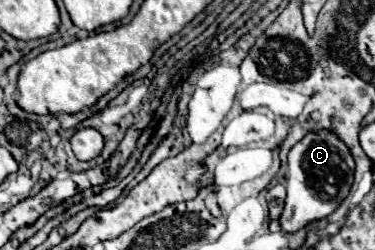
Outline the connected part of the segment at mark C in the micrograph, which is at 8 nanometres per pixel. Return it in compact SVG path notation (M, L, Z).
M331 131L307 133L299 143L295 143L287 155L287 197L285 209L279 217L281 231L295 233L309 223L331 215L339 207L337 199L345 199L349 195L353 169L355 161L347 145Z

